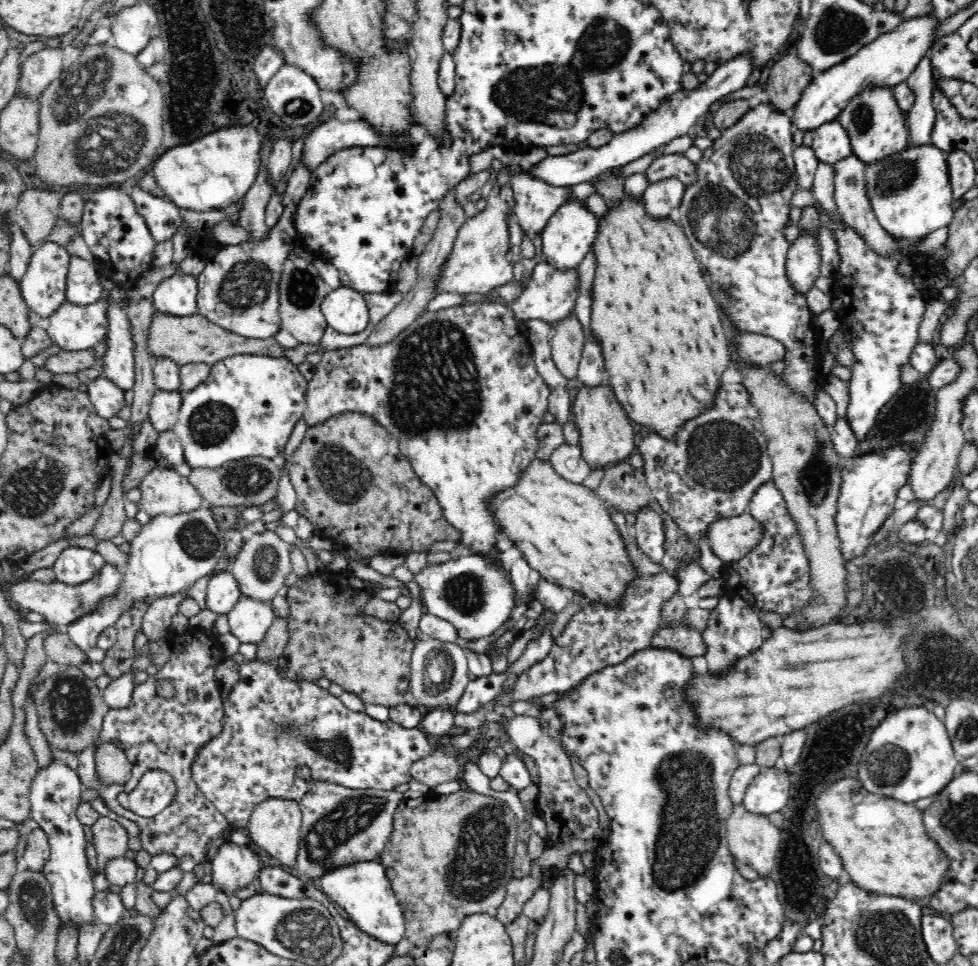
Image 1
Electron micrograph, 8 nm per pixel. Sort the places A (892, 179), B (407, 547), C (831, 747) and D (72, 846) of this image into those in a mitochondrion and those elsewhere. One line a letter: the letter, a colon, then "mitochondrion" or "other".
A: mitochondrion
B: other
C: mitochondrion
D: other

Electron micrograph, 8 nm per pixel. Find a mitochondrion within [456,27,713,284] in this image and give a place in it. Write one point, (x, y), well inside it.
(543, 74)

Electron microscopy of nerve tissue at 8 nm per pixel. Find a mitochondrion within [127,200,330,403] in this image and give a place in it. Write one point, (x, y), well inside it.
(247, 285)

